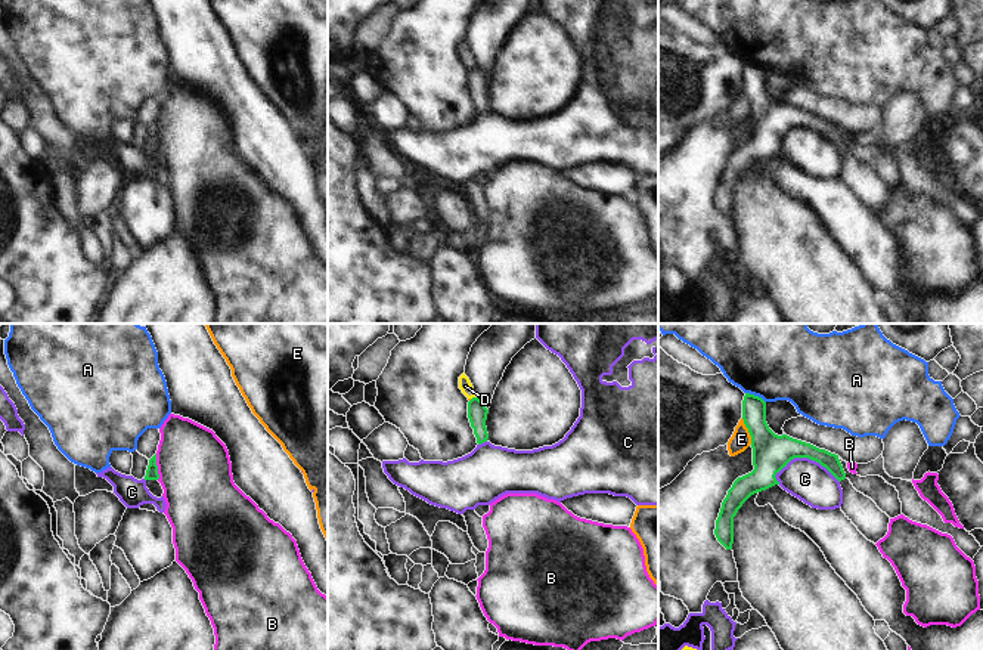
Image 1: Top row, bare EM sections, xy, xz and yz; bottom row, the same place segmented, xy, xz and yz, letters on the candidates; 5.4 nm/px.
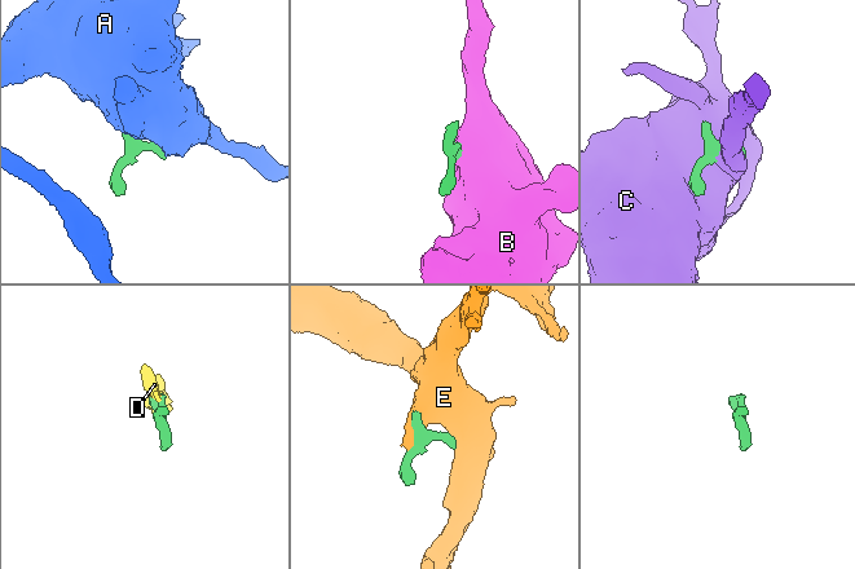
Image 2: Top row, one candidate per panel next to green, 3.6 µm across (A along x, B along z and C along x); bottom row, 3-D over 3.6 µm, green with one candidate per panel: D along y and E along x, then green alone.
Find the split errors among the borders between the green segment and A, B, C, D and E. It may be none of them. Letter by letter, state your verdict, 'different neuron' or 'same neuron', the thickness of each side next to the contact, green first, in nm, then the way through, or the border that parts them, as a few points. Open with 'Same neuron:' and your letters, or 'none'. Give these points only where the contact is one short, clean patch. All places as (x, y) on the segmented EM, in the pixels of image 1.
Same neuron: none
A: different neuron; 140 nm thick on the green side, 500 nm on the other; border along yz (746, 392), (759, 396), (765, 402)
B: different neuron; 60 nm thick on the green side, 400 nm on the other; border along xy (155, 454), (158, 479)
C: different neuron; 200 nm thick on the green side, 220 nm on the other; border along yz (774, 476), (794, 458), (811, 458), (818, 461), (839, 482)
D: different neuron; 110 nm thick on the green side, 70 nm on the other; border along xz (474, 396), (471, 399)
E: different neuron; 200 nm thick on the green side, 110 nm on the other; border along yz (741, 418), (752, 443)

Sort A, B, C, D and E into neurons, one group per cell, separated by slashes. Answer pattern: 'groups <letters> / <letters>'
groups A / B / C / D E

